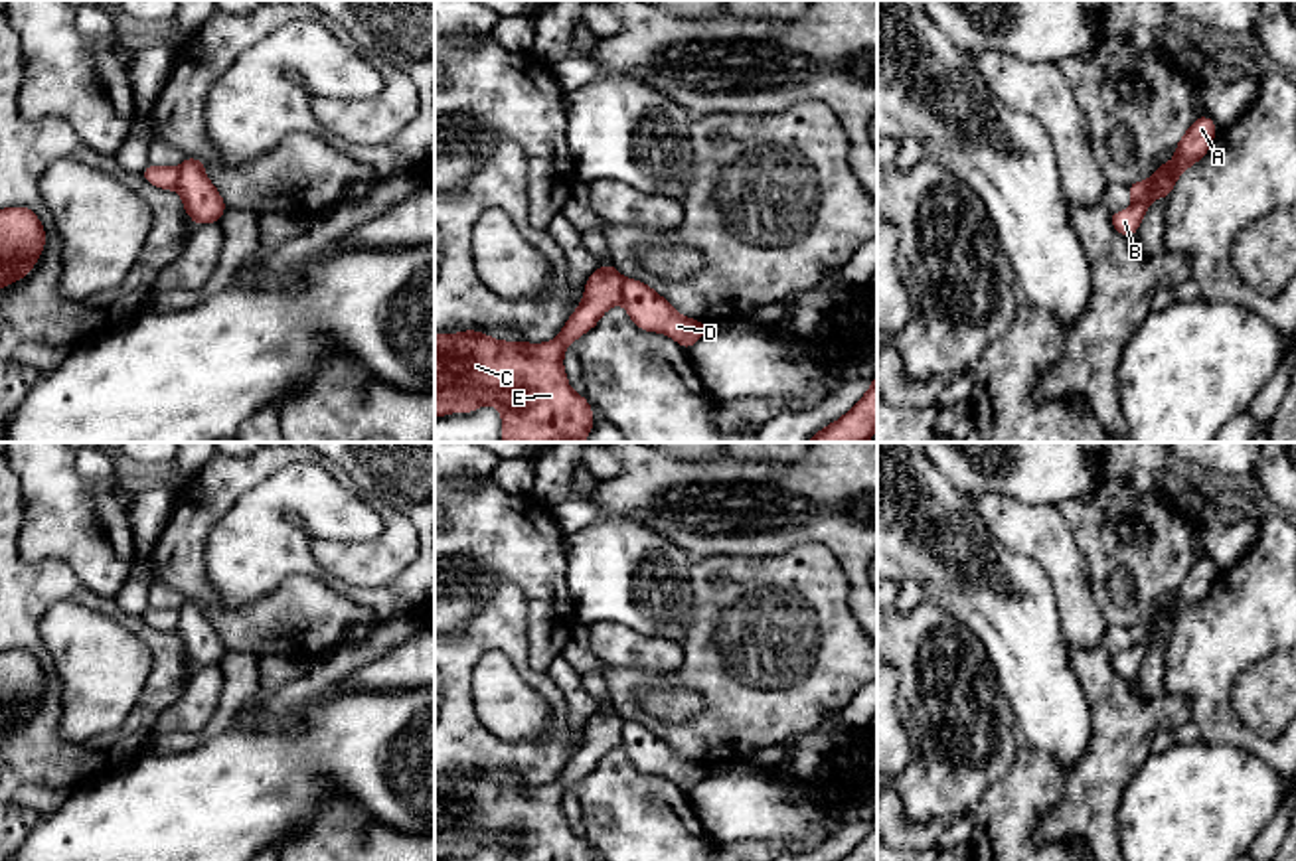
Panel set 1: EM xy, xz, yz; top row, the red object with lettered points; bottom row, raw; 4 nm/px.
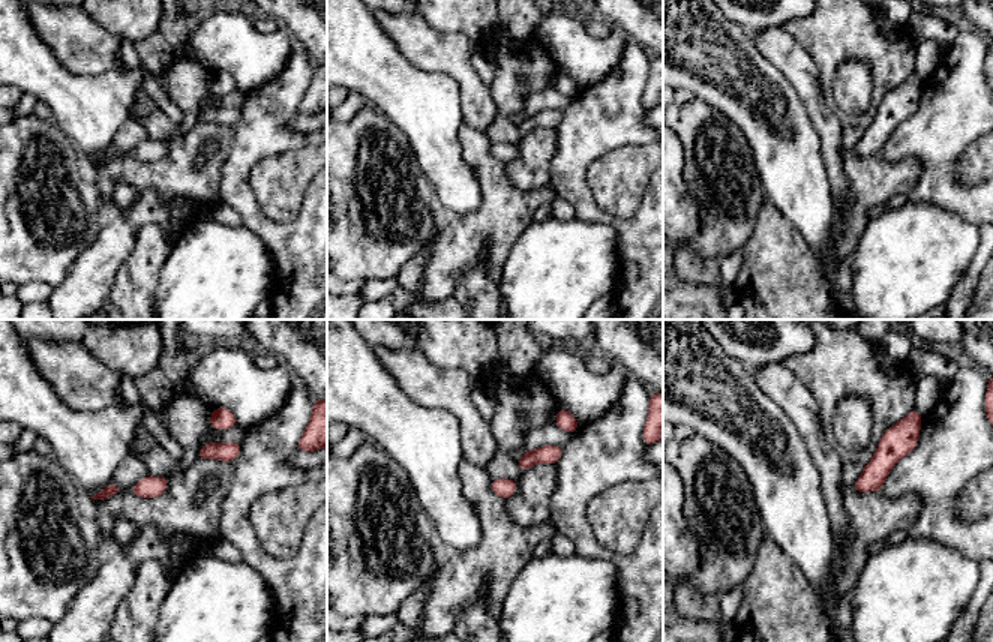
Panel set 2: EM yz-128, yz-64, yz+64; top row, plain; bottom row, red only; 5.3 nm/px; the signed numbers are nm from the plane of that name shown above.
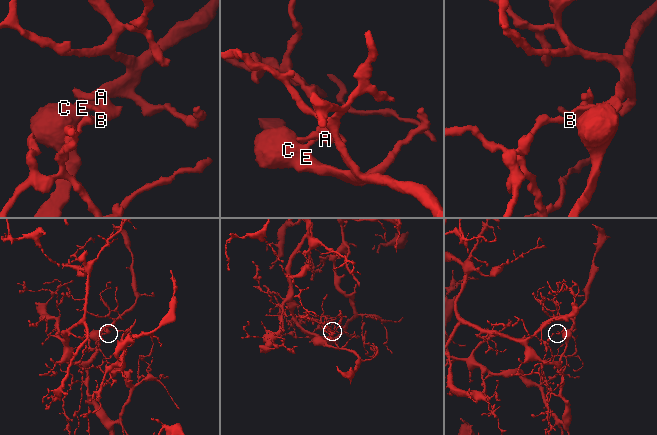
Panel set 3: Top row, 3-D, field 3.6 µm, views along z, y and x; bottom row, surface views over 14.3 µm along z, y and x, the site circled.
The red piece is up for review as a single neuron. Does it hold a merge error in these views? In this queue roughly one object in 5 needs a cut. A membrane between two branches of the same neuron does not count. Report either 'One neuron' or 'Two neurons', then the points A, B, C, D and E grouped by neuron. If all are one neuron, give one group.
Two neurons. Groups: A B D / C E

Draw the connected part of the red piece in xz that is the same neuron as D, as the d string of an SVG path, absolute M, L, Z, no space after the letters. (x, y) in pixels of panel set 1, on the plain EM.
M636 721L622 723L620 746L640 772L666 776L686 792L707 774L707 766L678 756L666 741Z

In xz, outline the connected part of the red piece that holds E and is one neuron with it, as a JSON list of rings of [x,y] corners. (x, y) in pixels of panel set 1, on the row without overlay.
[[[610,705],[591,715],[579,750],[545,786],[502,784],[470,770],[435,776],[435,859],[496,847],[502,861],[595,861],[569,829],[563,796],[620,744],[622,723]]]

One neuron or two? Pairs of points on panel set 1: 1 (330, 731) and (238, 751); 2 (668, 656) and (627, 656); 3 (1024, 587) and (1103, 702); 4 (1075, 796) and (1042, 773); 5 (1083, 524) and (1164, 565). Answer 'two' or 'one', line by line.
1: one
2: one
3: two
4: two
5: one

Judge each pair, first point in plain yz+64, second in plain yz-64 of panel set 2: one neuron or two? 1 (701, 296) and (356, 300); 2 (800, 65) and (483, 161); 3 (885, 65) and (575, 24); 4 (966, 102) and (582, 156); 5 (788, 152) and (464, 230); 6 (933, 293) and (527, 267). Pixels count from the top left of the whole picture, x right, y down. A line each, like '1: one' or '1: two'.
1: one
2: two
3: two
4: one
5: two
6: one

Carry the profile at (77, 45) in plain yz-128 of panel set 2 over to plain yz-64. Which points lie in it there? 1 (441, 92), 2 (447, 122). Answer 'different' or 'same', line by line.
1: different
2: different

